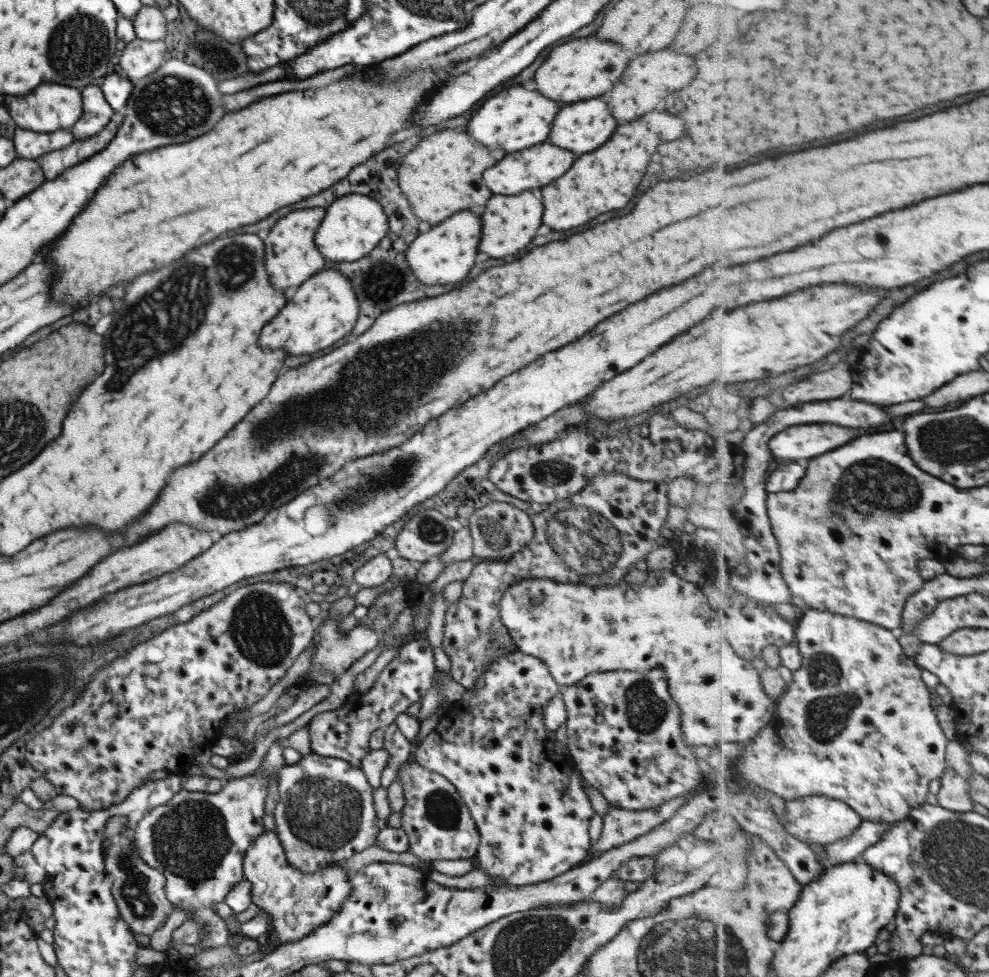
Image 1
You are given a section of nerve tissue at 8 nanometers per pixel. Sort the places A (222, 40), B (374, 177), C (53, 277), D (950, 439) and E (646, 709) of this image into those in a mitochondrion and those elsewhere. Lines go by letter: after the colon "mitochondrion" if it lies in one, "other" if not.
A: other
B: other
C: other
D: mitochondrion
E: mitochondrion

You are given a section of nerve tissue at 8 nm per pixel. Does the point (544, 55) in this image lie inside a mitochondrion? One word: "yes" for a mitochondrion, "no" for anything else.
no

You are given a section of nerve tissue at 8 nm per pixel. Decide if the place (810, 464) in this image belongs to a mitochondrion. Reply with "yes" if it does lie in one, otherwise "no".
no

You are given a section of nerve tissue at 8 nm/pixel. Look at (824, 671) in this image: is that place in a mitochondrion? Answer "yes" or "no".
yes

